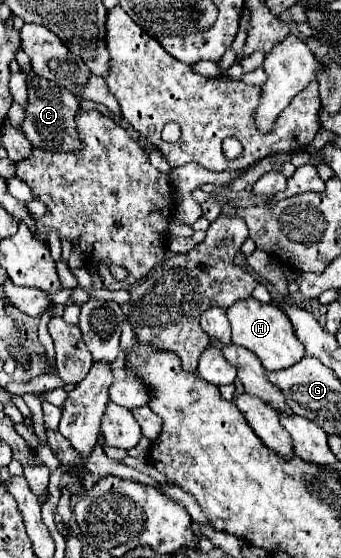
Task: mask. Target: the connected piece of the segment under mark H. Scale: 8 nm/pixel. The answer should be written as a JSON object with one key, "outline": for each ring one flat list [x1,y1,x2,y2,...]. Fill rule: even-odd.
{"outline":[[254,298,238,300,228,308,228,320,232,324,232,342,254,352,268,372,290,368,304,356,304,346,298,342,286,312,276,304,260,304]]}

